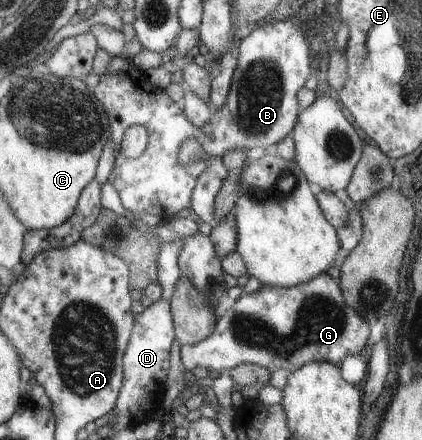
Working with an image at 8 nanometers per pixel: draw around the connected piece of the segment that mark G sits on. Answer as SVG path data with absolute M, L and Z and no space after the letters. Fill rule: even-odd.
M323 273L303 284L289 287L263 284L256 292L242 294L235 304L219 320L217 319L213 332L197 344L182 345L180 356L186 370L203 366L214 376L243 363L265 367L270 373L279 368L293 372L308 362L339 364L347 354L359 355L367 342L367 336L367 320L346 302L342 286L328 273Z

